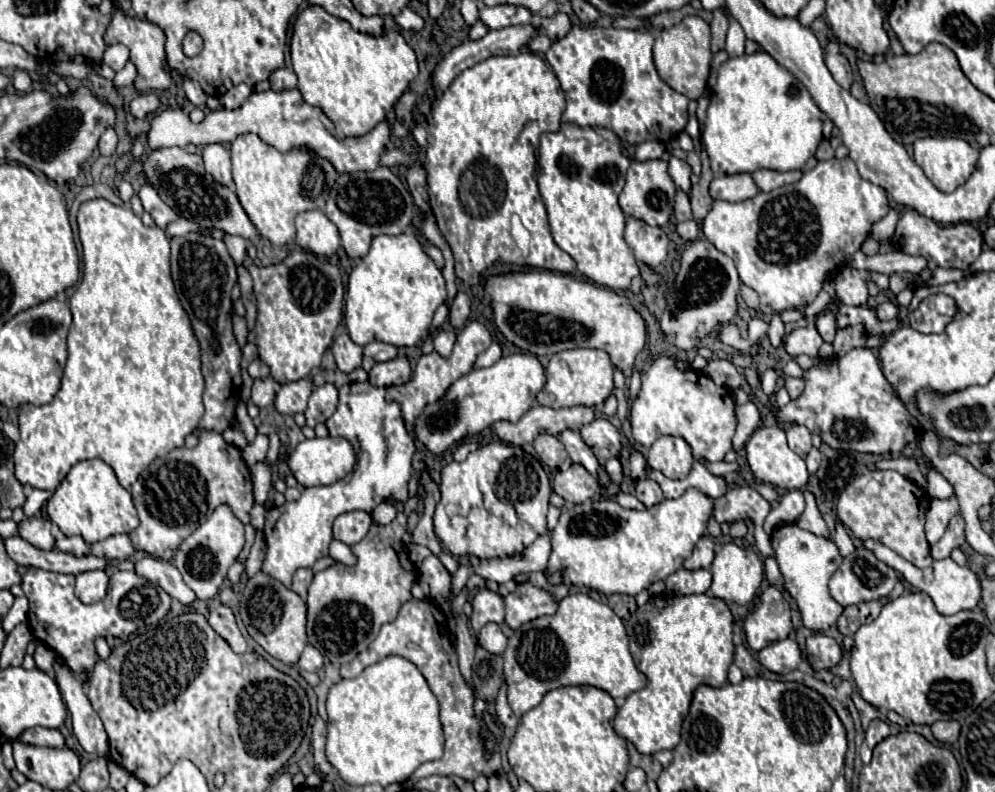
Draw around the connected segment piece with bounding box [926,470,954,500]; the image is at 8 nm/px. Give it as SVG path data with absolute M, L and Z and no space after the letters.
M930 470L926 474L926 480L928 480L928 494L934 496L934 498L942 498L942 500L948 500L954 496L954 490L952 486L948 484L948 480L934 480L934 470Z

